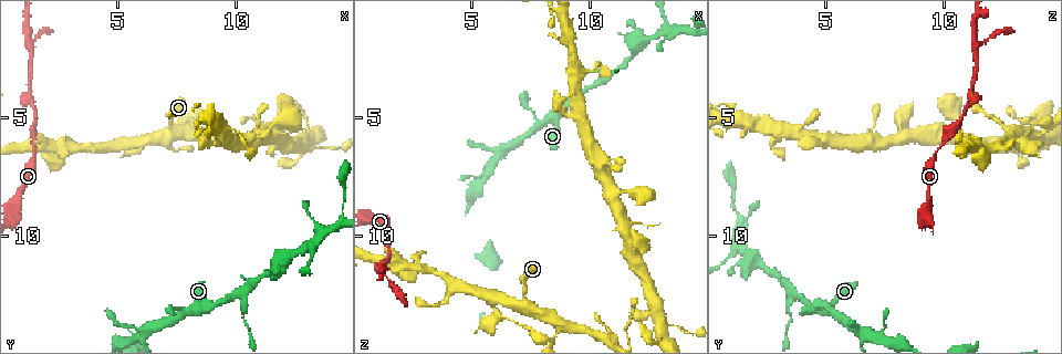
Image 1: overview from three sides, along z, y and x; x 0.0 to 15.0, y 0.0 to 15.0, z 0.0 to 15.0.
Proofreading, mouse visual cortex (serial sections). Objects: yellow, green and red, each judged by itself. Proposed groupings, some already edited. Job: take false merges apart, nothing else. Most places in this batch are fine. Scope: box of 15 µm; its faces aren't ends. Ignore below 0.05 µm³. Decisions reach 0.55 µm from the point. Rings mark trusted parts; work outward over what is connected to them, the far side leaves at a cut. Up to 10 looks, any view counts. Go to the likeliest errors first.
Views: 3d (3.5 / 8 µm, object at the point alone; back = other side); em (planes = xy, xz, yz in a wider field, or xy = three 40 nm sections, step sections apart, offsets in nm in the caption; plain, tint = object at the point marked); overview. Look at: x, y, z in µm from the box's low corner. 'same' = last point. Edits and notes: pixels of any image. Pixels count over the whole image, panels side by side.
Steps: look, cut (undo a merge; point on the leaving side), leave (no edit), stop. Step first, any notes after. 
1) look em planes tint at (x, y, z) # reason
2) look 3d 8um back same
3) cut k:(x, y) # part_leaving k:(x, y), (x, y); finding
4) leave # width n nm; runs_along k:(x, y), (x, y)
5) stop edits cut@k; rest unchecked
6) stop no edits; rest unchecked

look 3d 3.5um at (6.3, 14.1, 6.5) # calibre changes

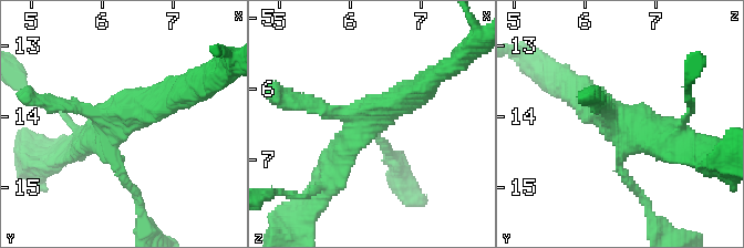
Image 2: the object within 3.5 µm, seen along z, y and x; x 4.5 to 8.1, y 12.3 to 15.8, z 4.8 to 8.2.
look em xy step 2 tint at (6.20, 14.05, 6.45) # shape alone is not enough

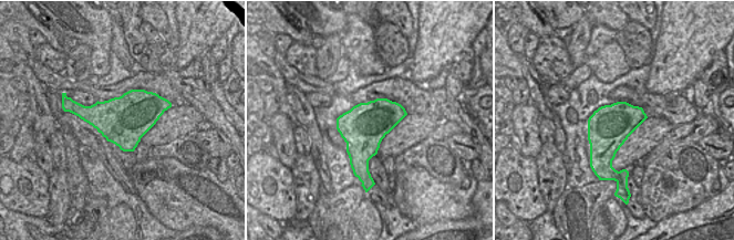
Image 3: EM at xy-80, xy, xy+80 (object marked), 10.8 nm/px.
look em planes tint same # cut it another way

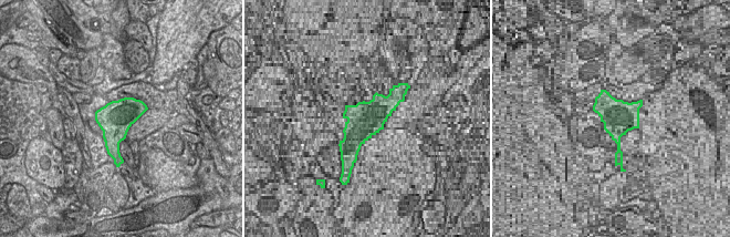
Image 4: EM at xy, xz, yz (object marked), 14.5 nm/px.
leave # all the same cell

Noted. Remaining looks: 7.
look 3d 3.5um at (11.9, 11.2, 2.2) # calibre changes

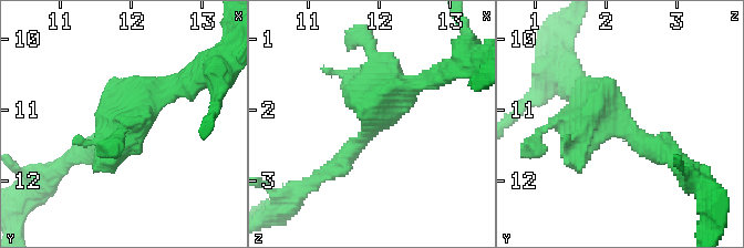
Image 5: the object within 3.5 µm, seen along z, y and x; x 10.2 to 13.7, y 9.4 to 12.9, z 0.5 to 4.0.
look em xy step 1 tint at (11.95, 11.15, 2.15) # now the EM

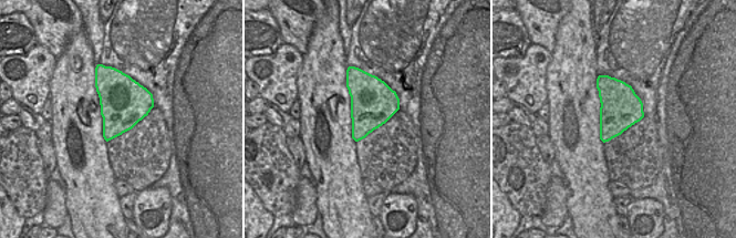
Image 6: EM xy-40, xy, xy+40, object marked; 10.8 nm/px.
leave # runs_along 5:(347, 153), (376, 102), (438, 74); continuous, no second cell

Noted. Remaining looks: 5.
look 3d 8um at (1.3, 4.1, 11.1) # arms part here

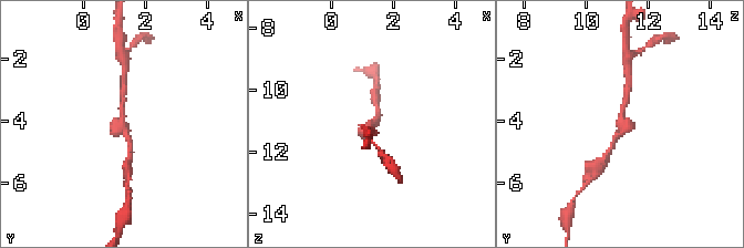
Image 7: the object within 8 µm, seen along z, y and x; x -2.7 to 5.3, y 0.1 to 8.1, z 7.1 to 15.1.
look em xy step 1 tint at (1.3, 4.2, 11.1) # shape alone is not enough

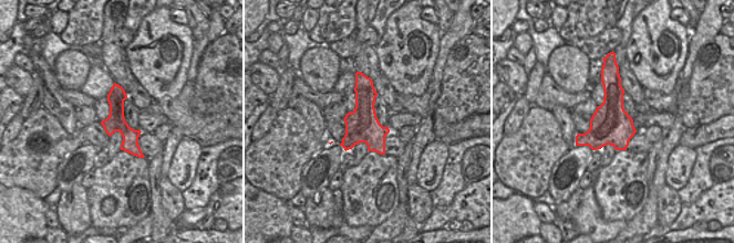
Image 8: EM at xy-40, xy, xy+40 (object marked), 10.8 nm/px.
leave # runs_along 7:(607, 153), (621, 130), (627, 94); continuous, no second cell

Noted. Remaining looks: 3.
look 3d 8um back at (3.6, 6.1, 12.9) # a narrow waist

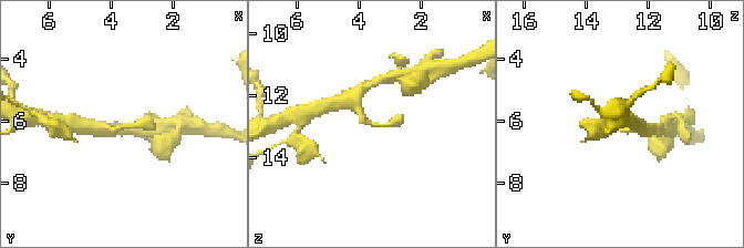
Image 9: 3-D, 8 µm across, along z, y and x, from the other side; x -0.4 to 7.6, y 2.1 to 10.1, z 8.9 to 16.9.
look 3d 3.5um at (3.6, 6.2, 12.9) # zoom in

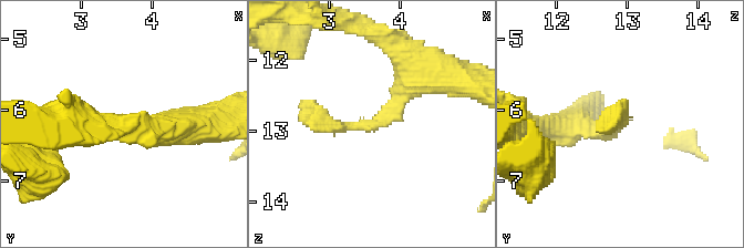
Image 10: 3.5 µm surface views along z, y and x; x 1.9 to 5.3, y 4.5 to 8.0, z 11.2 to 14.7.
look em planes tint same # need the tissue

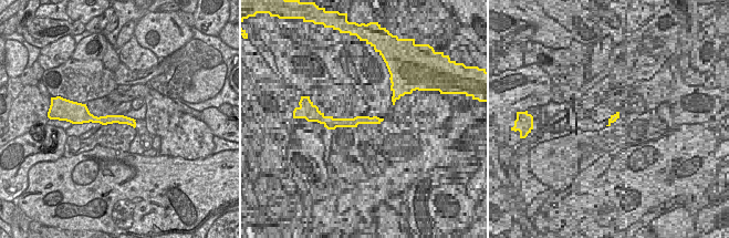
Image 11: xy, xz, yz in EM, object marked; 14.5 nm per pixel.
leave # runs_along 10:(421, 66), (373, 126), (329, 126), (309, 110); continuous, no second cell

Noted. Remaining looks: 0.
stop no edits; rest unchecked

